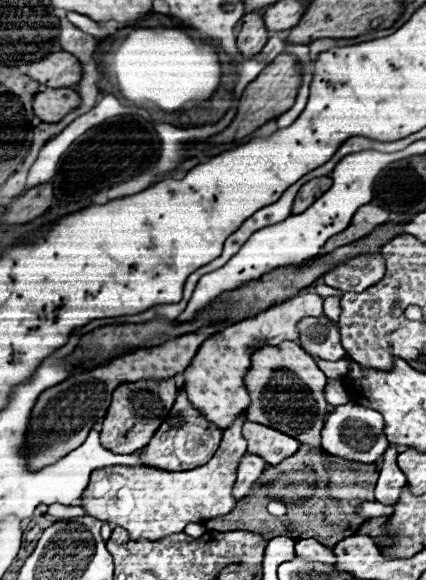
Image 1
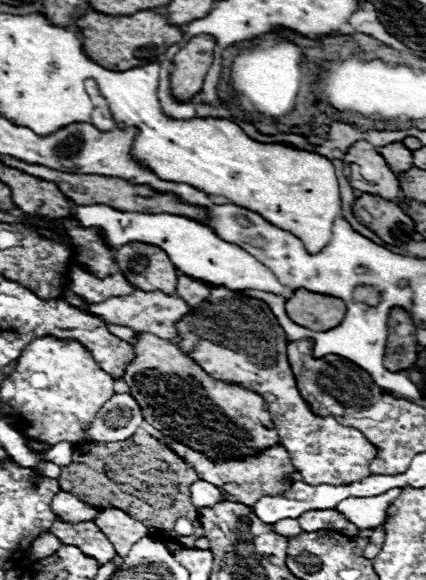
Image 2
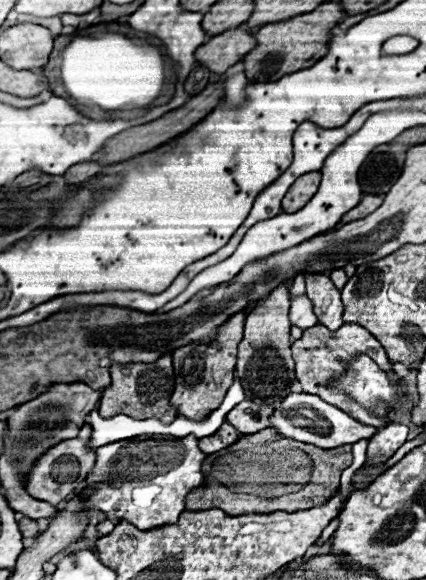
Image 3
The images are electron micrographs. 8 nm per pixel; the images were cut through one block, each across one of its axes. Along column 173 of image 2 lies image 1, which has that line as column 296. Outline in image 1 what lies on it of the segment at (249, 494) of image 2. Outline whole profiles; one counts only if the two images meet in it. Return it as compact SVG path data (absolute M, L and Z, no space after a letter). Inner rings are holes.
M246 422L242 434L248 440L248 452L264 458L268 464L282 462L284 458L292 456L300 446L296 438L290 438L288 434L256 422Z

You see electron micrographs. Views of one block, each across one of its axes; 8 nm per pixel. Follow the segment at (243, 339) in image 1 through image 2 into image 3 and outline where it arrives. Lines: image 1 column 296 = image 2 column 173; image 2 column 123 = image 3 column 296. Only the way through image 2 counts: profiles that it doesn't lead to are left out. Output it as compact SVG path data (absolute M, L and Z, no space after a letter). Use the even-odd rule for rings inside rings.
M292 296L290 306L290 322L302 330L312 328L318 324L318 318L314 314L314 306L306 296Z

